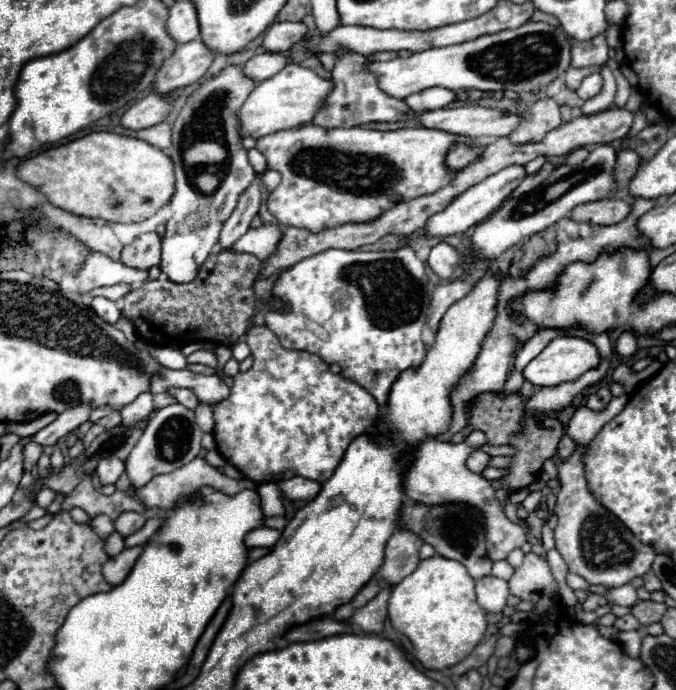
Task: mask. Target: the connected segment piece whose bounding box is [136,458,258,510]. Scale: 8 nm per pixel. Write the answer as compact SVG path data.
M194 458L190 464L186 464L186 468L178 468L170 474L162 474L162 476L154 476L154 480L150 480L150 484L146 484L146 488L136 488L136 496L138 500L142 500L146 504L146 508L164 508L164 510L172 510L176 506L176 500L180 496L192 496L198 492L198 488L202 486L212 486L214 490L220 490L228 496L234 496L242 490L256 490L258 484L248 480L248 478L228 478L222 470L210 466L204 458Z

